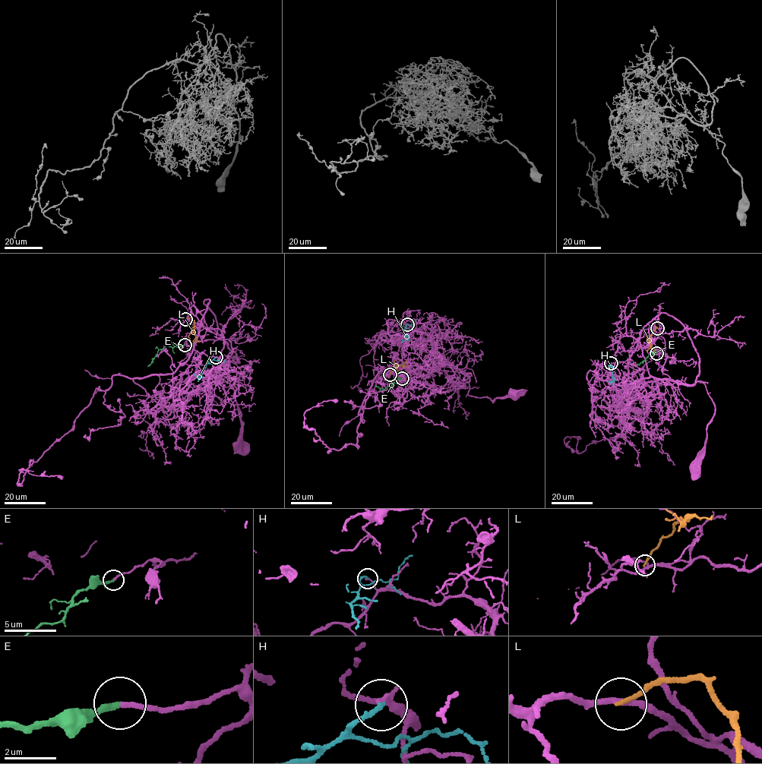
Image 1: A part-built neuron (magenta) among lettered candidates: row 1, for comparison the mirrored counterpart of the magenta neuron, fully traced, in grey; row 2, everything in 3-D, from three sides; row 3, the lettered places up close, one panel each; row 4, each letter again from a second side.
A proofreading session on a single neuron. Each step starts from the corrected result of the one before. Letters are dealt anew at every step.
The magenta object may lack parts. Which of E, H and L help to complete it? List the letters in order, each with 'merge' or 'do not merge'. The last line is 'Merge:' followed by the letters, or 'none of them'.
E: merge
H: do not merge
L: do not merge
Merge: E

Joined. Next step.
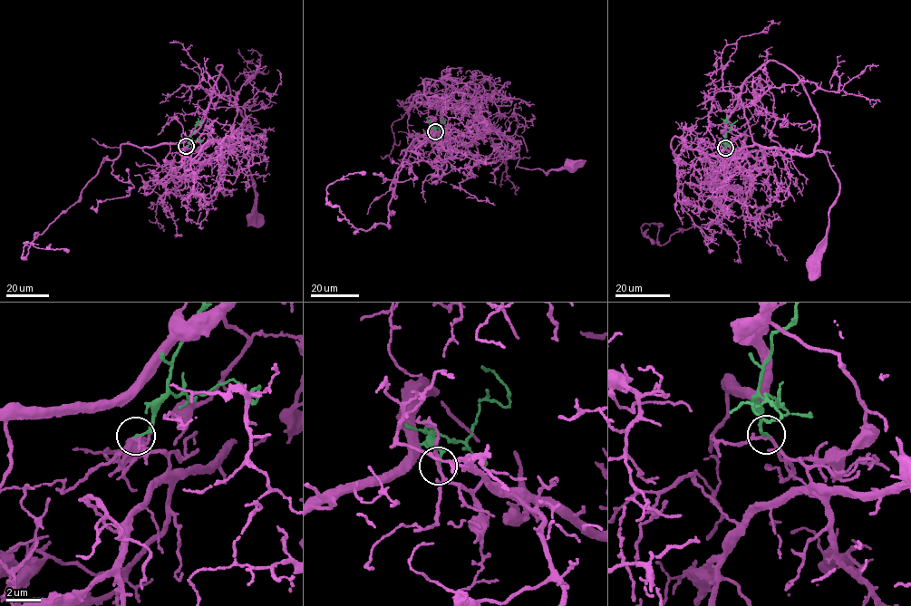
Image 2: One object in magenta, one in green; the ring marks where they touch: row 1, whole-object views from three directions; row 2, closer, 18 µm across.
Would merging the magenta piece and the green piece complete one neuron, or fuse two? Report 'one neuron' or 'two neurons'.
one neuron

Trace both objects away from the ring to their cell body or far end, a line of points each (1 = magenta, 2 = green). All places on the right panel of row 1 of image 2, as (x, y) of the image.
1: (726, 148), (762, 160), (765, 148), (824, 150), (839, 193), (813, 267)
2: (726, 148), (724, 137), (731, 125), (726, 122), (727, 115)

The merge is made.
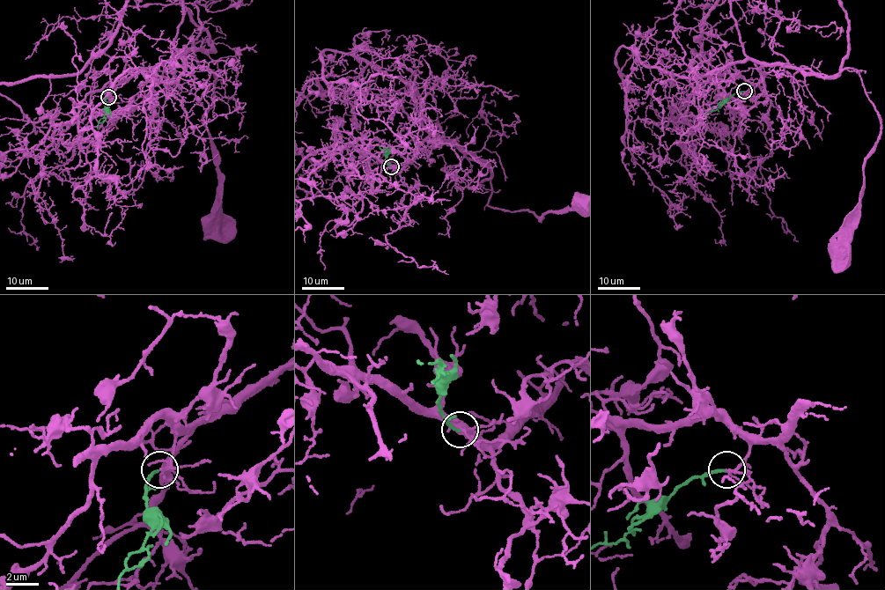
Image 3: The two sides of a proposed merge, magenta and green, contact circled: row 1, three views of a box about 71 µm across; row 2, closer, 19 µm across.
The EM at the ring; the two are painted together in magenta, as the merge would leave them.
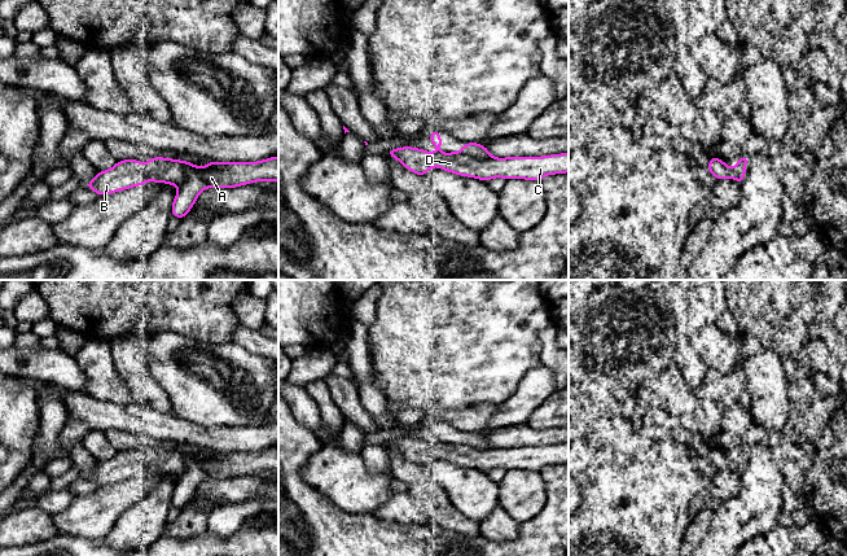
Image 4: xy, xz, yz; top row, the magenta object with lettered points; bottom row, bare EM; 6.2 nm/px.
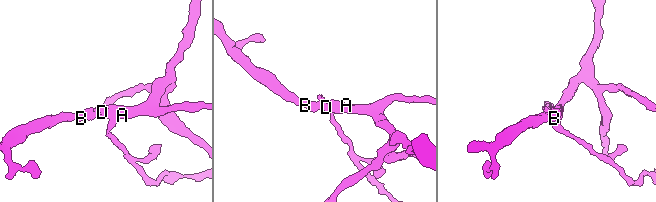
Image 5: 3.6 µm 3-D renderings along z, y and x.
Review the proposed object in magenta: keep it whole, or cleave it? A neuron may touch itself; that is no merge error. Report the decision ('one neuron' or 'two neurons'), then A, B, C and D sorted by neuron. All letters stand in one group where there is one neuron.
one neuron | A B C D

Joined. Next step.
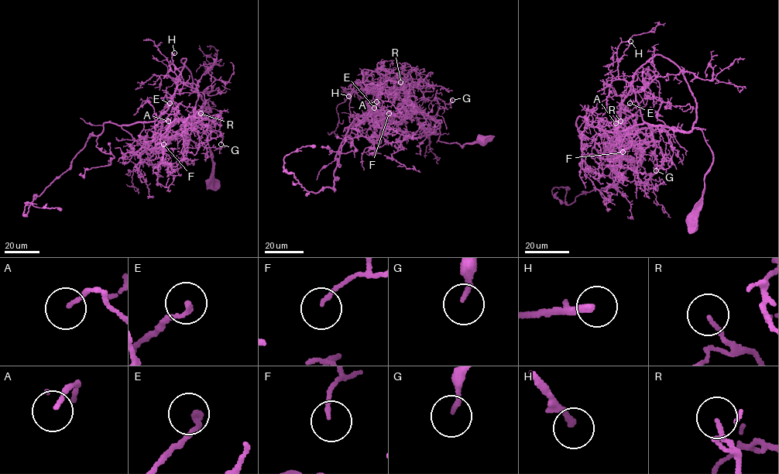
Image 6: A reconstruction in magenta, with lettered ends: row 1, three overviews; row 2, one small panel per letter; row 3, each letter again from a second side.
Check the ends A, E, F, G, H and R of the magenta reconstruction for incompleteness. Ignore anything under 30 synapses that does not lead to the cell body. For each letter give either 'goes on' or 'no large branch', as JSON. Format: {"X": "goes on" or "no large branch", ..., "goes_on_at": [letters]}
{"A": "no large branch", "E": "no large branch", "F": "no large branch", "G": "goes on", "H": "goes on", "R": "goes on", "goes_on_at": ["G", "H", "R"]}

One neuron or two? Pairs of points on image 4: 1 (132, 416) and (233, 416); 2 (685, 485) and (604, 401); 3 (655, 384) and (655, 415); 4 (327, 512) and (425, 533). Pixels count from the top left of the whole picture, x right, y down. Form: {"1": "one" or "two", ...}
{"1": "two", "2": "two", "3": "two", "4": "one"}

